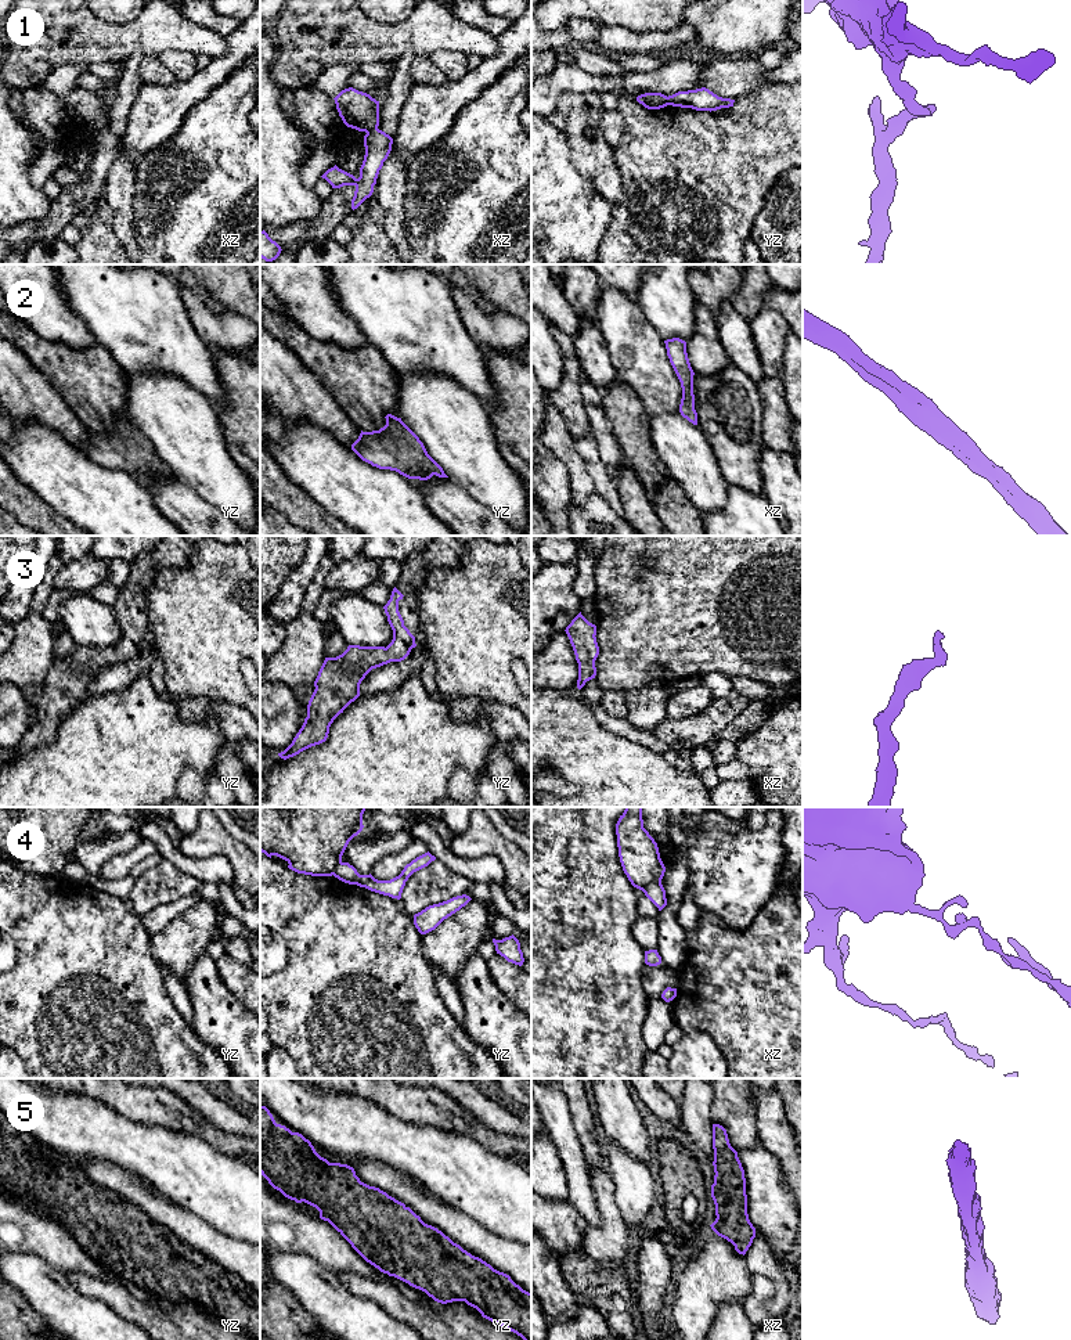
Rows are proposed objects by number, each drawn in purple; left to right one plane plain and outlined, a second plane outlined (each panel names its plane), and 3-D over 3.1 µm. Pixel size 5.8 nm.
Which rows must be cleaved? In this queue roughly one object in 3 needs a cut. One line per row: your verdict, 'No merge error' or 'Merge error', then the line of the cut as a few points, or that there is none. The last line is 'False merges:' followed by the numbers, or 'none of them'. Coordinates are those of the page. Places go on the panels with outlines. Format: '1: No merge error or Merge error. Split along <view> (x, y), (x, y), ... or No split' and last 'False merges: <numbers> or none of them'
1: Merge error. Split along xz (377, 128), (365, 132)
2: No merge error. No split
3: No merge error. No split
4: Merge error. Split along xz (660, 882), (651, 882), (644, 892)
5: No merge error. No split
False merges: 1, 4

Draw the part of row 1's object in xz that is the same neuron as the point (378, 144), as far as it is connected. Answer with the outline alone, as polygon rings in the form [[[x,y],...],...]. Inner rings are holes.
[[[379,129],[367,132],[364,136],[365,155],[360,168],[360,177],[339,169],[336,165],[328,169],[321,177],[325,179],[332,188],[343,185],[354,185],[354,197],[351,199],[351,209],[357,209],[374,192],[374,185],[383,162],[392,151],[393,138]]]

